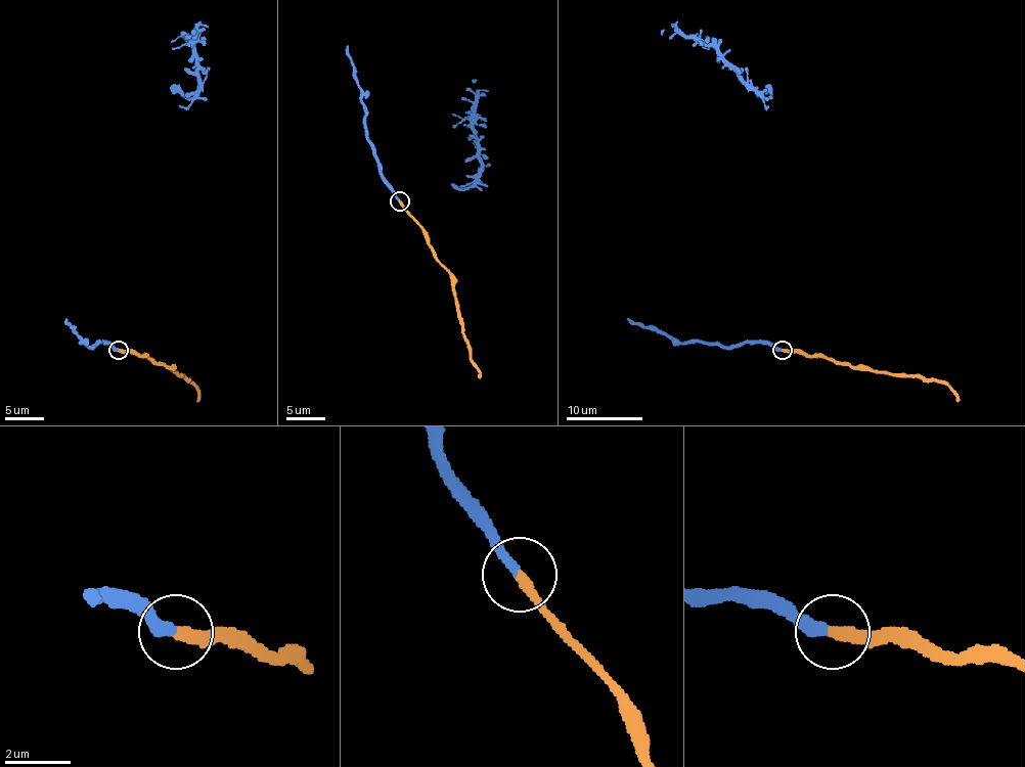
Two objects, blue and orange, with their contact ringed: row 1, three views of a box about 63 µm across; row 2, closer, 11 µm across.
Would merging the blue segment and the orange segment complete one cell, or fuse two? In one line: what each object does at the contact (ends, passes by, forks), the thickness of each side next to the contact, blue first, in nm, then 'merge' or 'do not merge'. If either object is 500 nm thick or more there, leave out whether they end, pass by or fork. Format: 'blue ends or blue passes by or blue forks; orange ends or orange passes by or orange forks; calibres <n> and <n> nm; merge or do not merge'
blue ends; orange ends; calibres 320 and 360 nm; do not merge

